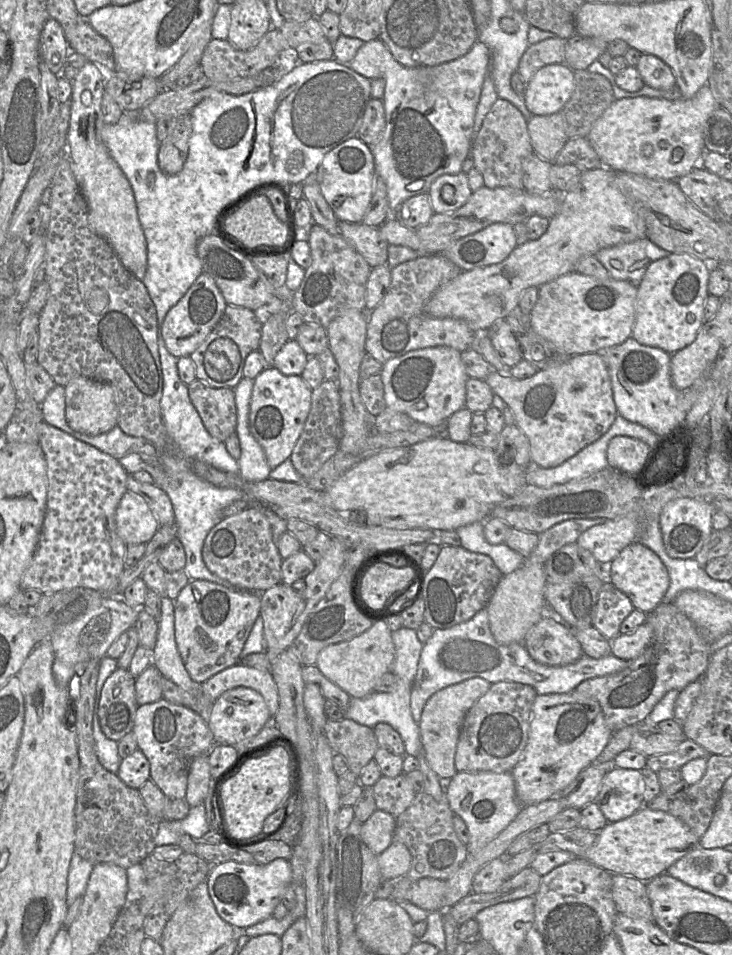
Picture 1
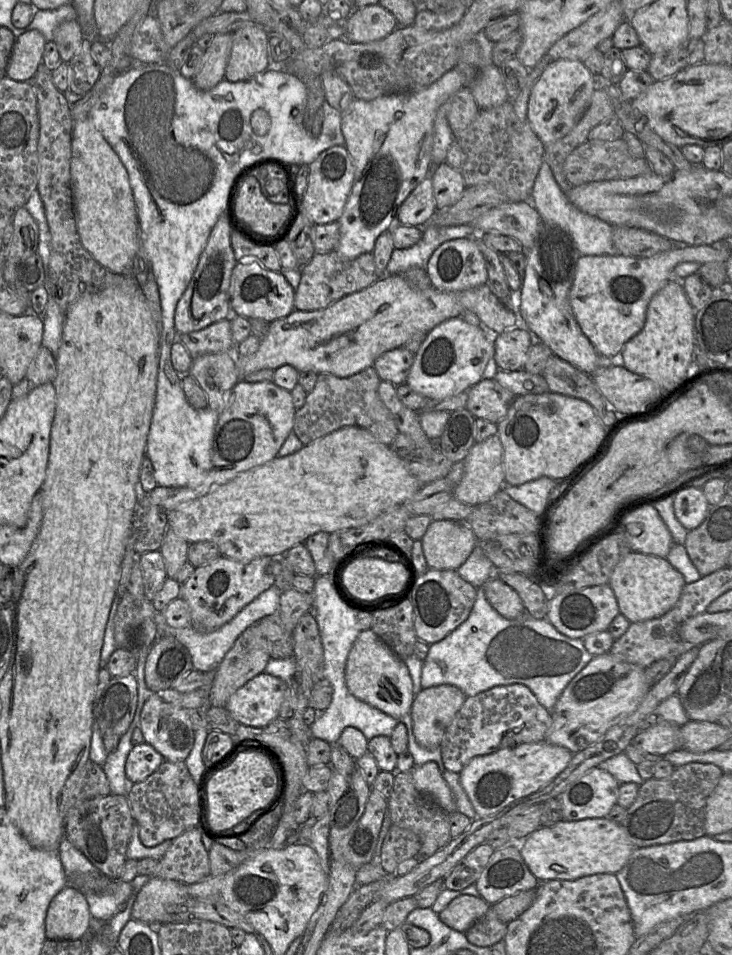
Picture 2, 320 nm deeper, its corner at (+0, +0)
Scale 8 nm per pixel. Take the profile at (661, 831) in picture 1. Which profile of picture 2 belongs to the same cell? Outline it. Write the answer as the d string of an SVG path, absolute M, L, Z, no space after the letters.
M606 817L560 821L552 826L542 826L516 845L528 868L540 882L615 874L623 868L636 848L621 824Z

